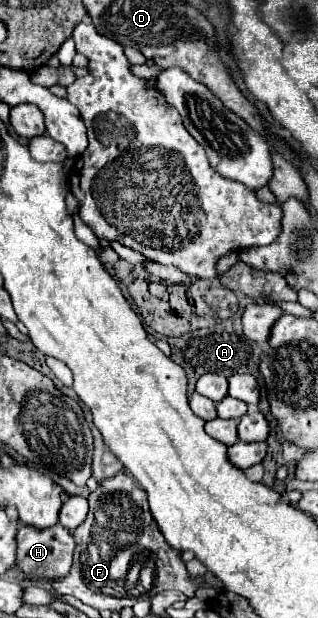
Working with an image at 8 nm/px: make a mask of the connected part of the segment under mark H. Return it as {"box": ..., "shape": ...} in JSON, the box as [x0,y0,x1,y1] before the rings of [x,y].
{"box":[16,525,76,581],"shape":[[[18,525],[16,543],[18,543],[16,567],[22,573],[26,573],[28,577],[34,575],[34,579],[54,581],[54,579],[62,579],[66,575],[66,571],[70,571],[70,567],[72,567],[72,555],[74,555],[76,541],[74,541],[74,535],[70,531],[66,531],[62,525],[54,525],[44,531],[38,531],[38,529],[26,527],[26,525]]]}

